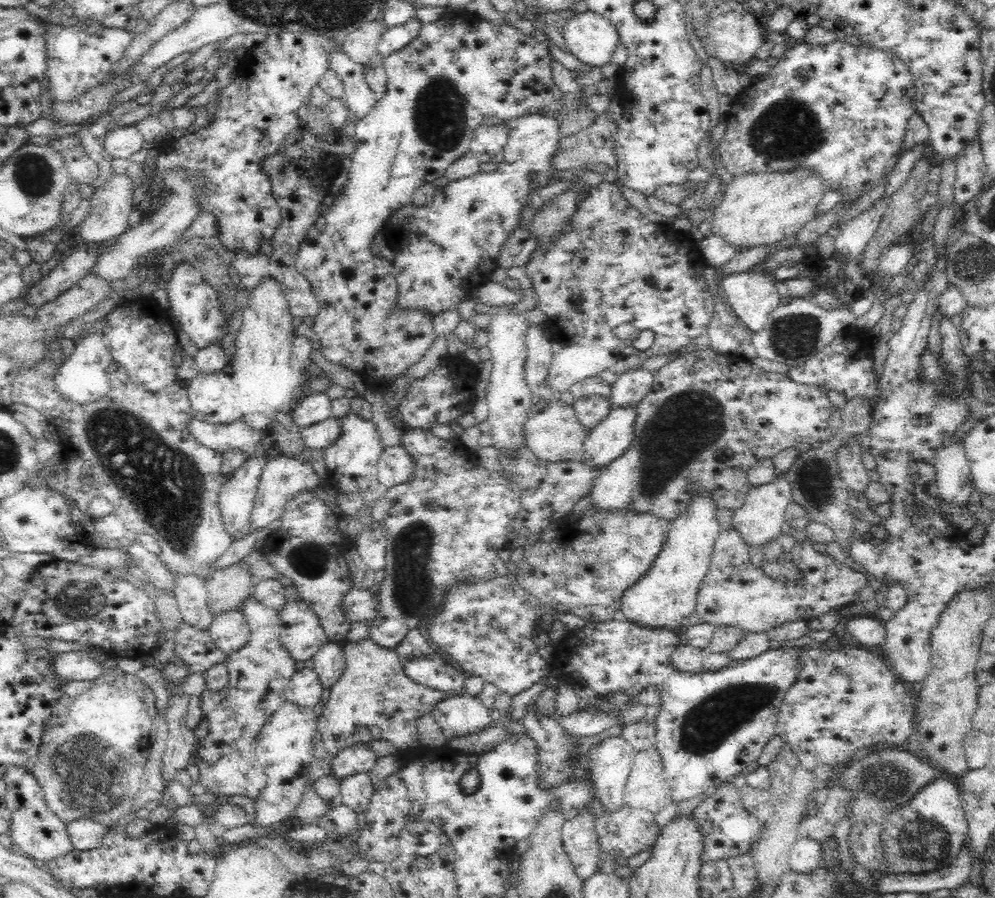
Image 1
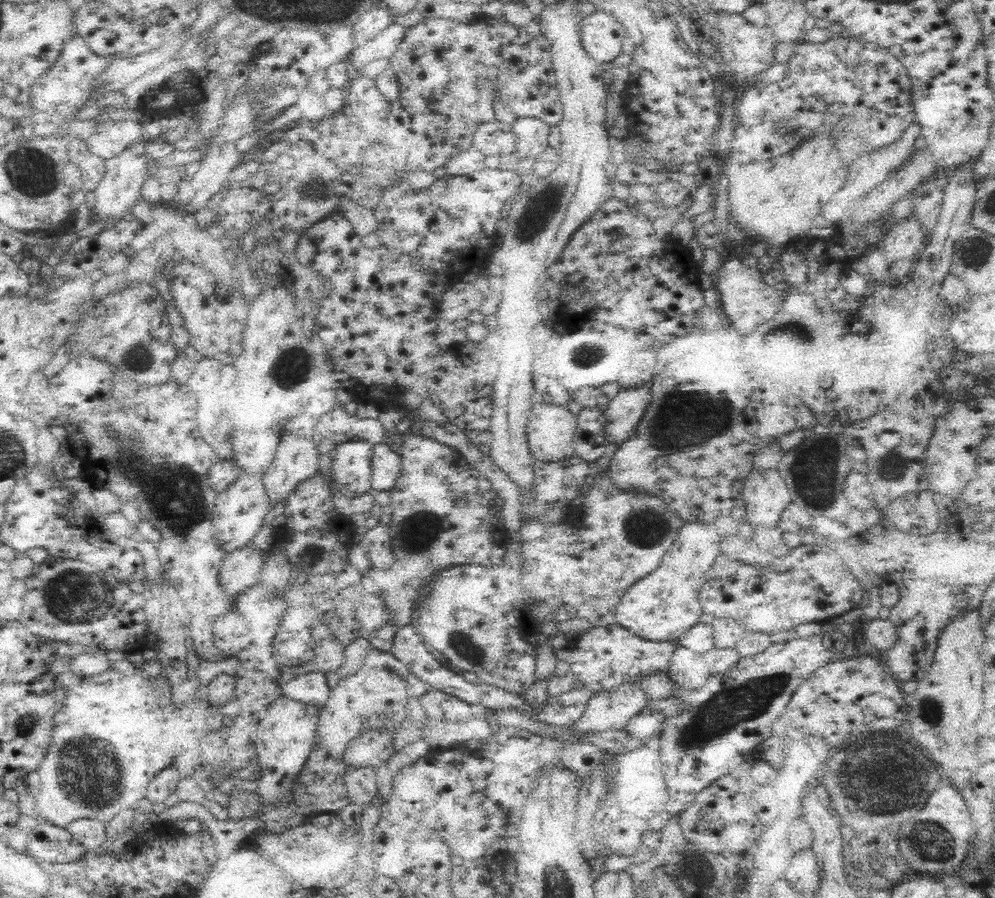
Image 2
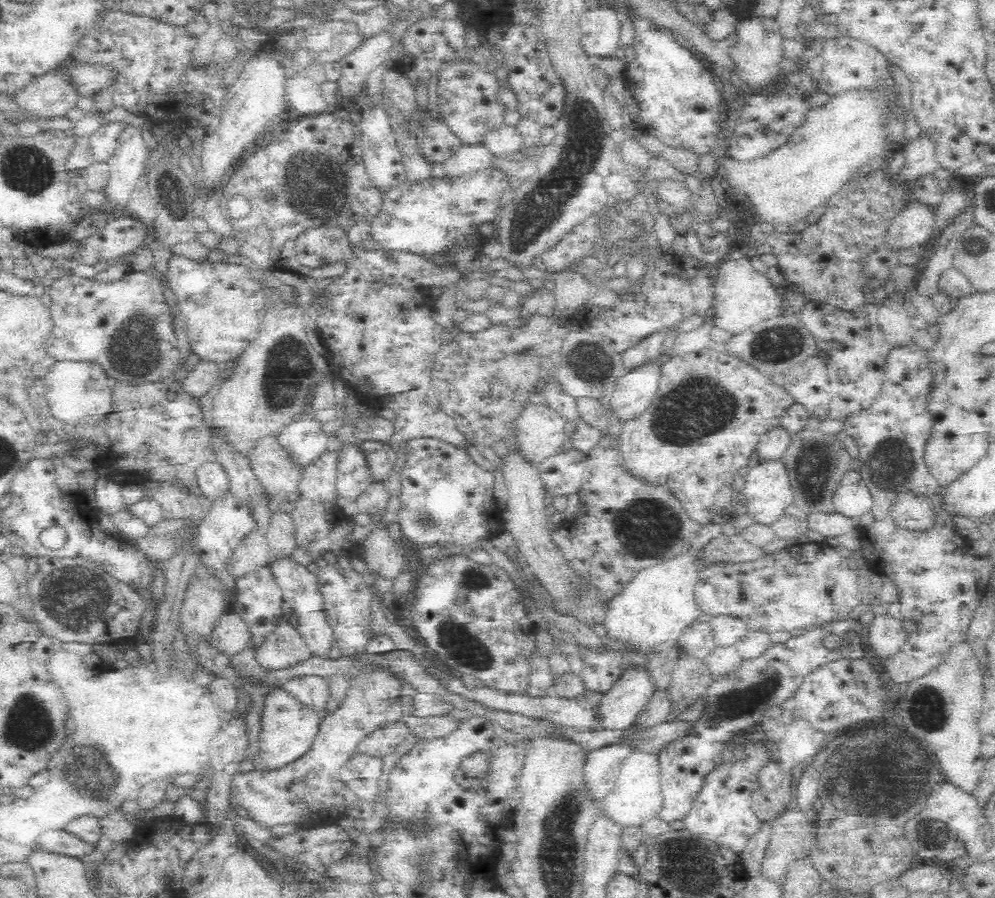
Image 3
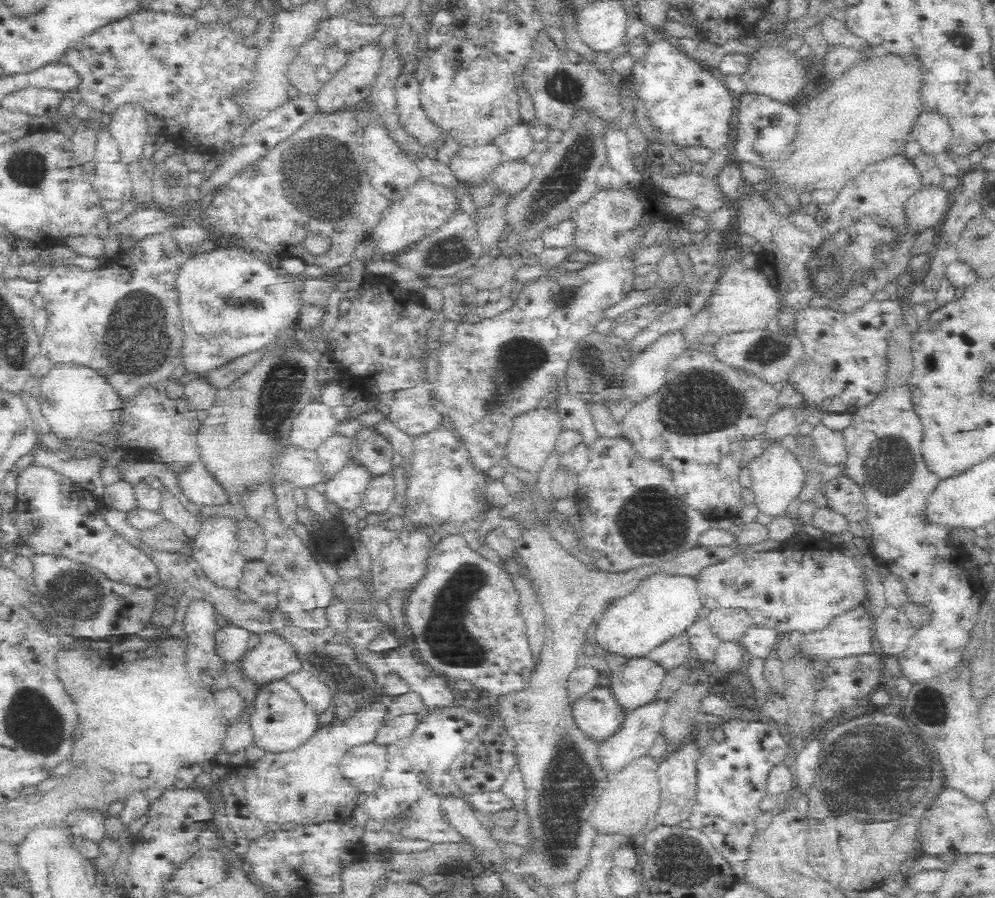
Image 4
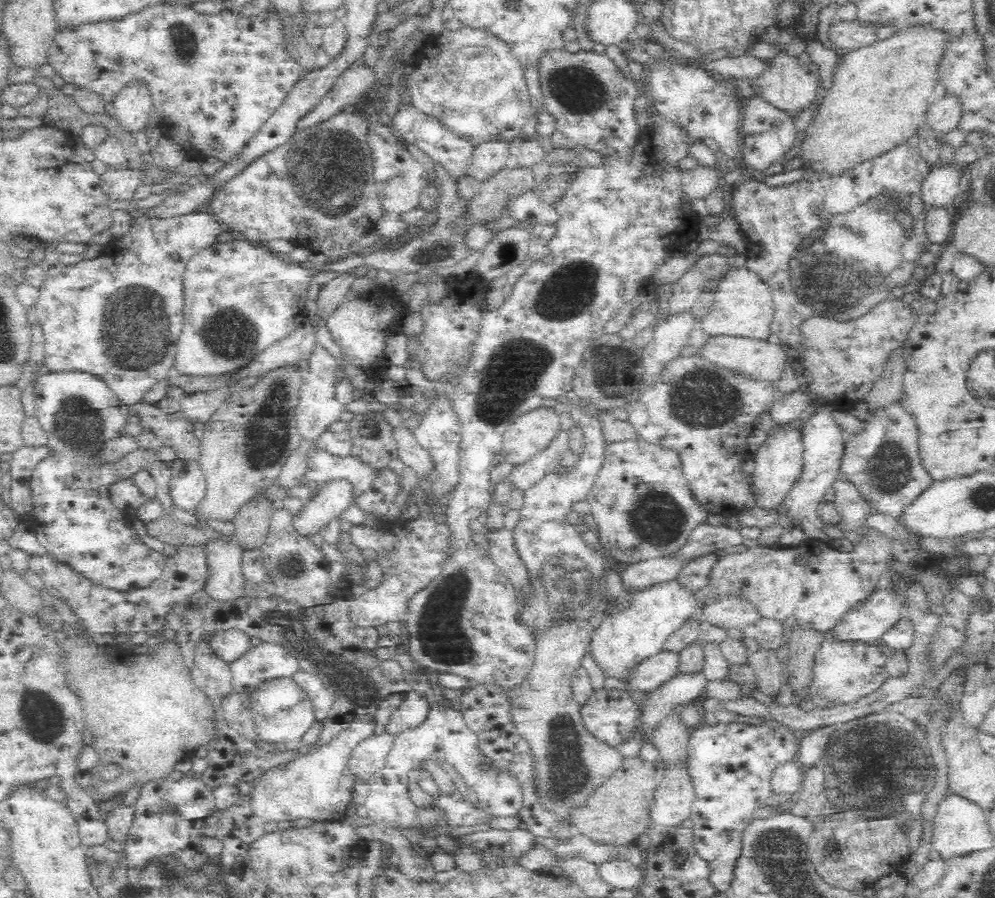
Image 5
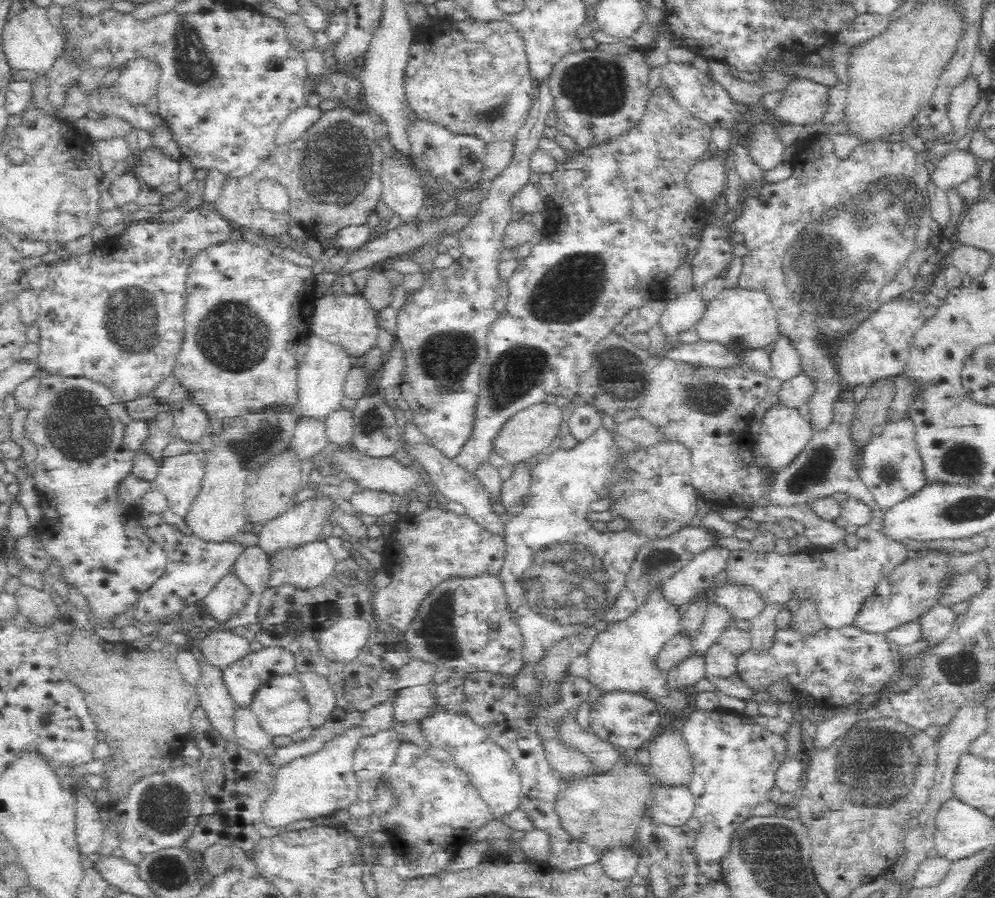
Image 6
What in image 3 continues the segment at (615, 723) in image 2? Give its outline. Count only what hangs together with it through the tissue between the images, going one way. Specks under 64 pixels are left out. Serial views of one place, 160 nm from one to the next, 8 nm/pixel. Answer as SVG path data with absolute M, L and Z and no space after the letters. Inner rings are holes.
M628 671L594 706L593 727L604 730L631 728L654 693L646 671Z

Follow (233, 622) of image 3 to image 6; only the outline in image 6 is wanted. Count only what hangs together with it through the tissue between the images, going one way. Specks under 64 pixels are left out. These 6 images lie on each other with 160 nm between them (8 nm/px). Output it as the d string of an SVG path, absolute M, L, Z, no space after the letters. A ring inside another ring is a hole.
M228 631L208 634L201 641L198 648L204 659L211 664L222 667L222 669L236 663L251 652L250 641L247 638Z

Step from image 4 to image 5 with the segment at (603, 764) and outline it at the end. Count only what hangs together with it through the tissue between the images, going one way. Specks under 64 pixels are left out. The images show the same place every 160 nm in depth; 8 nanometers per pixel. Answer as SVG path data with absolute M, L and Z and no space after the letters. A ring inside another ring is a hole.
M703 673L695 675L674 675L666 684L649 692L642 700L636 702L639 718L637 724L634 726L633 734L626 738L624 742L620 742L620 744L614 746L614 749L622 757L622 760L640 757L643 744L650 742L654 730L660 726L663 718L674 712L677 706L699 701L703 697L703 690L706 683L707 678Z

